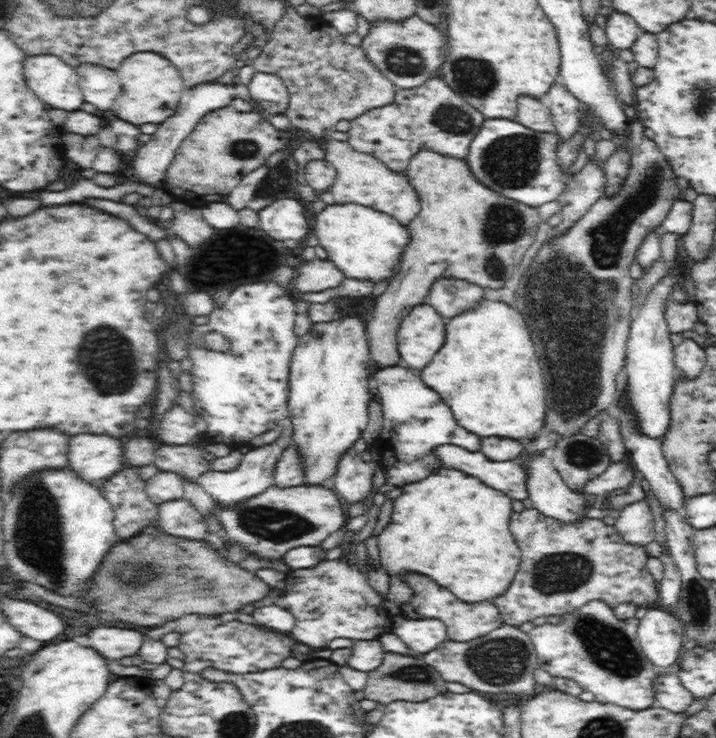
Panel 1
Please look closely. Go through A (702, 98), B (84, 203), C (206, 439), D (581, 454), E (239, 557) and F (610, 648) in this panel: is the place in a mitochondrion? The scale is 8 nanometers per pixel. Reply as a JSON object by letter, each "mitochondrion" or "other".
{"A":"mitochondrion","B":"other","C":"other","D":"mitochondrion","E":"mitochondrion","F":"mitochondrion"}

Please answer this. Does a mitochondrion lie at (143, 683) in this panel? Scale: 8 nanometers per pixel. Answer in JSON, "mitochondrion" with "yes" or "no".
{"mitochondrion":"no"}

